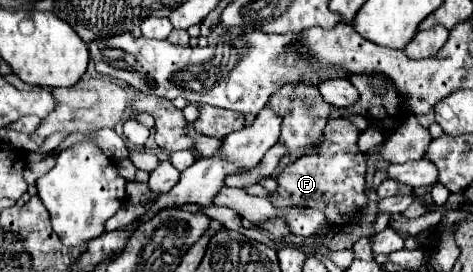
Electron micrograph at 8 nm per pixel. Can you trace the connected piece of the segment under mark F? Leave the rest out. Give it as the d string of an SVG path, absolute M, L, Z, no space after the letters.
M333 118L323 130L323 138L315 150L305 152L299 160L287 166L277 182L279 188L271 196L271 202L283 206L311 206L325 212L333 226L345 226L349 212L357 212L365 206L365 158L357 148L359 130L345 118Z

